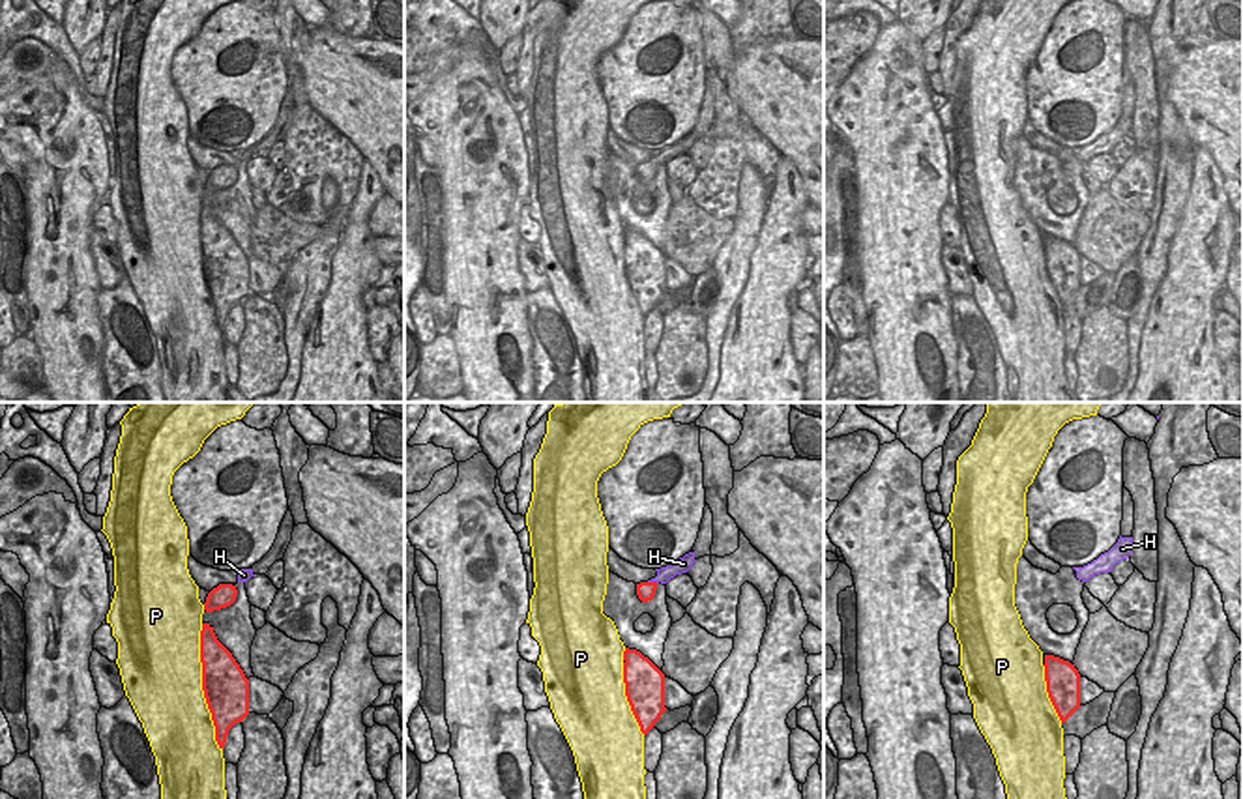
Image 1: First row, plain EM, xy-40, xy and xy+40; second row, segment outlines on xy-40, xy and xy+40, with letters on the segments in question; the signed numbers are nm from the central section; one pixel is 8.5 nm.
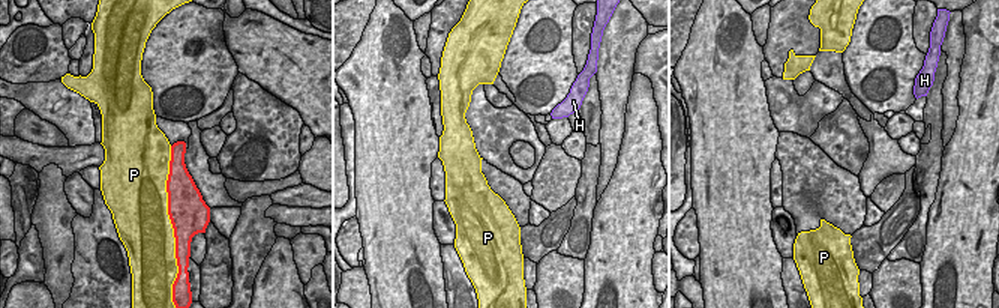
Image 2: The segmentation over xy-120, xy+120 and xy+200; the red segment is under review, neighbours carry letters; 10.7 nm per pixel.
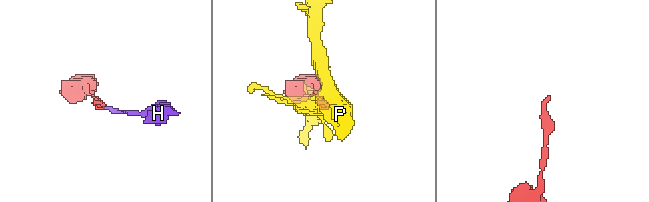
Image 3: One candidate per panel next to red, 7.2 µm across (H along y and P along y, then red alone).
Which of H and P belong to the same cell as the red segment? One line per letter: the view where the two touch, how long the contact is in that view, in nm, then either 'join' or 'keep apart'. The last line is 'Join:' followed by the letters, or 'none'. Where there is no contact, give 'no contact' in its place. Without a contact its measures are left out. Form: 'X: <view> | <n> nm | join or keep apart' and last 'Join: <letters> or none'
H: xy | 100 nm | join
P: xy-40 | 1100 nm | keep apart
Join: H

